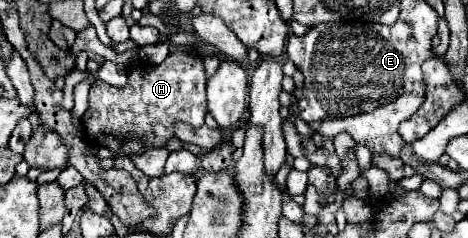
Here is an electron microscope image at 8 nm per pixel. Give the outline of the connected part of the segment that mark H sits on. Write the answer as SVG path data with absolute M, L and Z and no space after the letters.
M171 51L159 65L135 63L127 69L125 87L113 87L95 81L89 91L89 109L83 115L83 127L89 141L105 145L111 151L145 153L153 147L163 147L173 137L175 121L201 127L207 113L205 99L205 67L203 59L191 51Z

